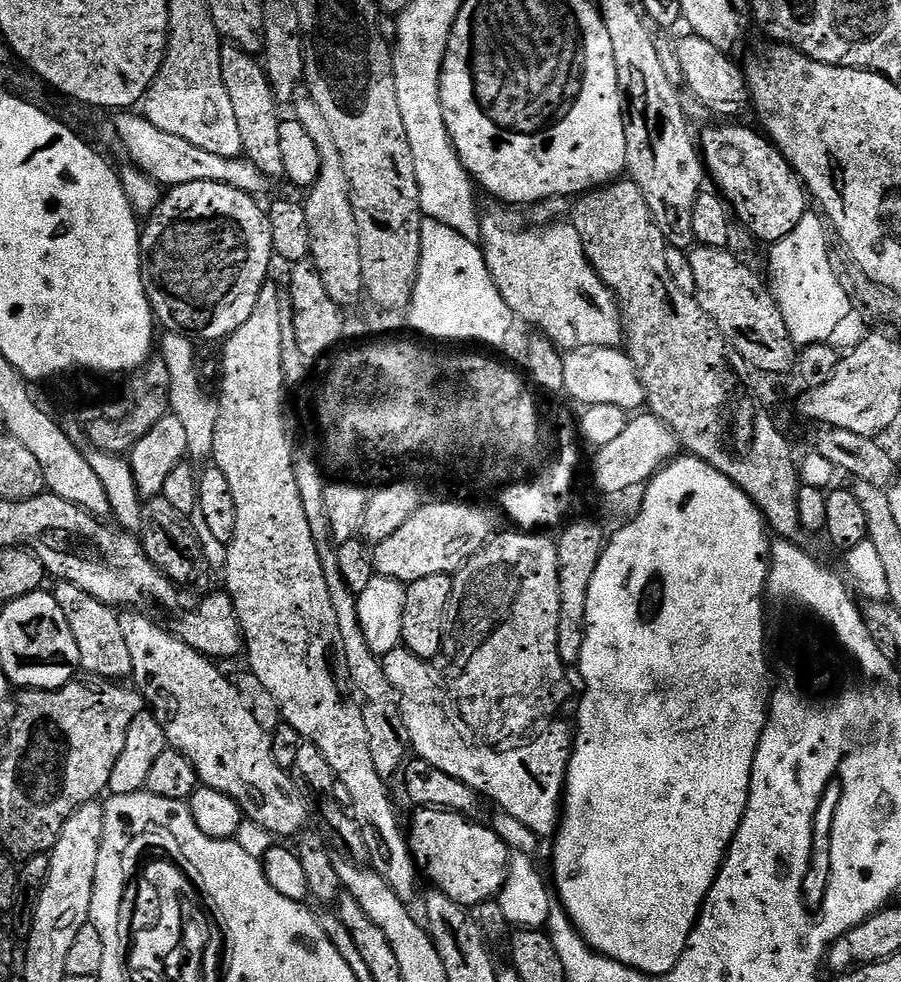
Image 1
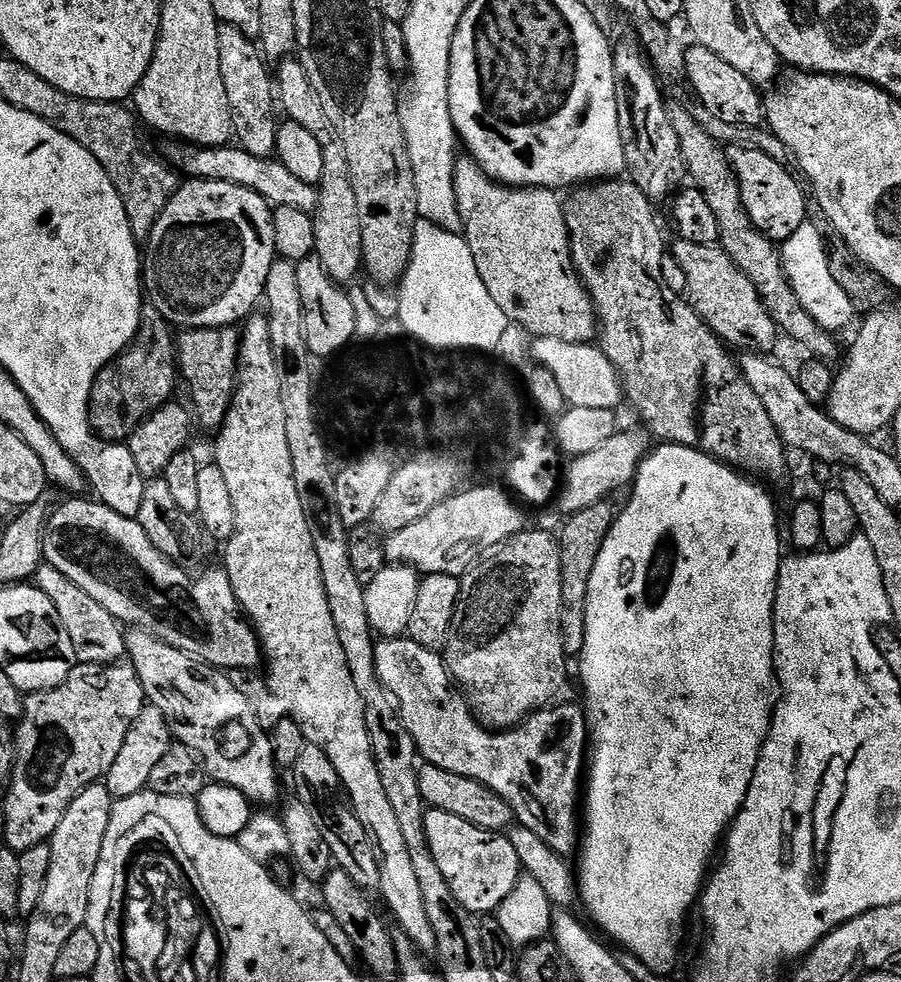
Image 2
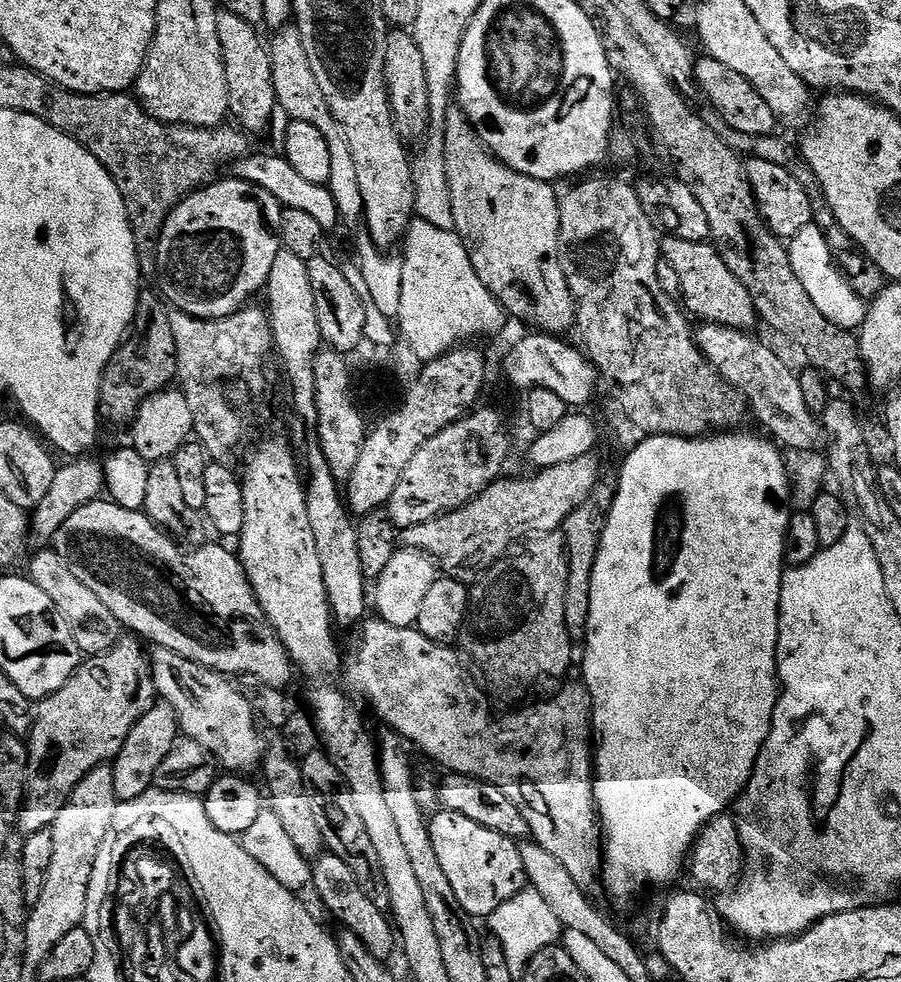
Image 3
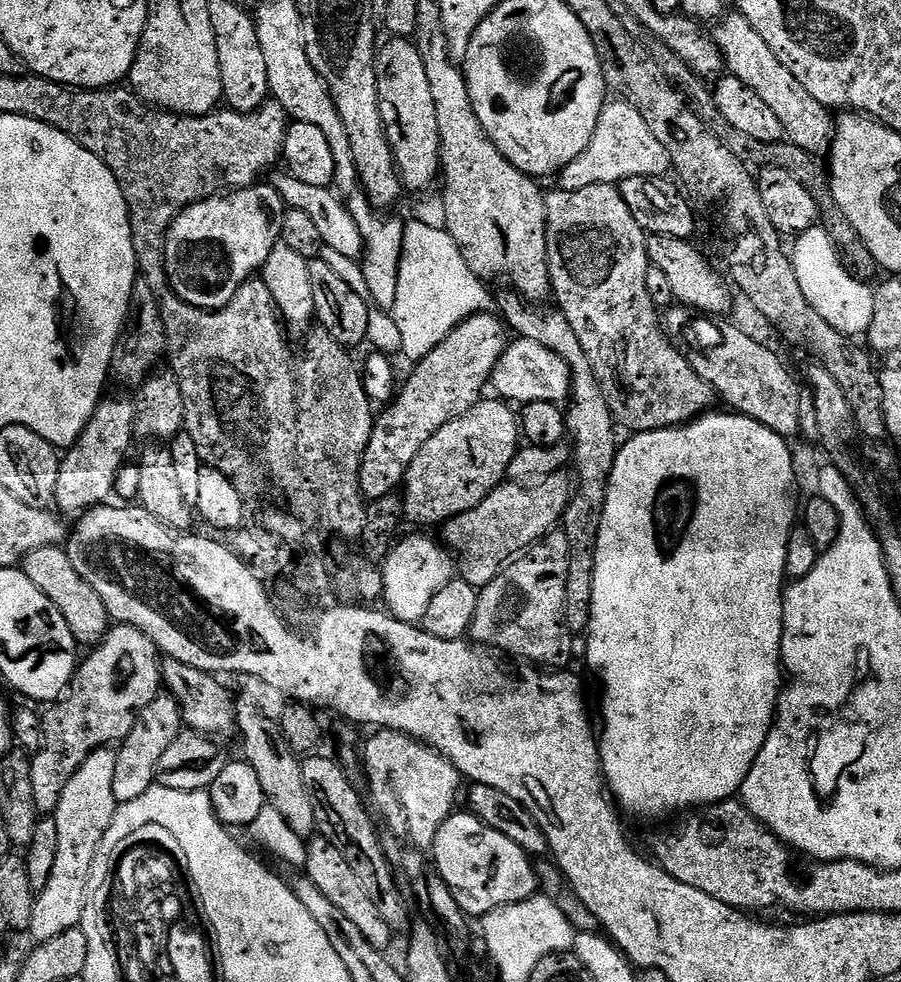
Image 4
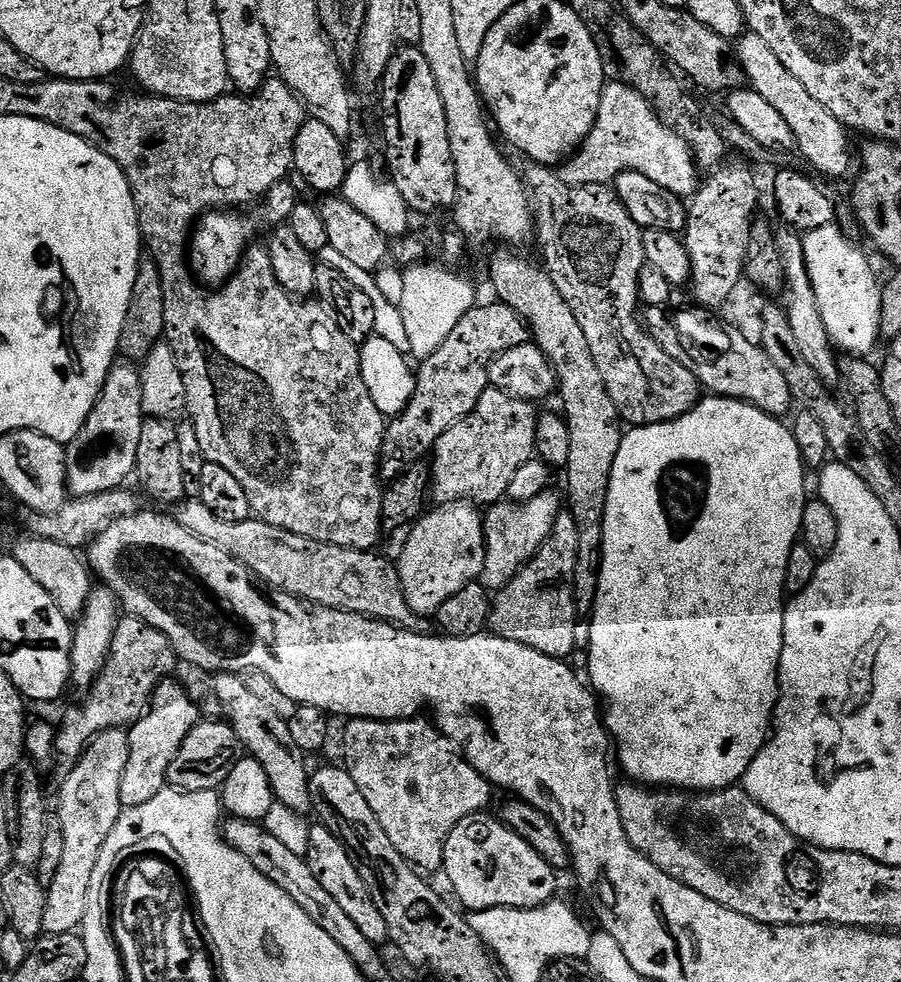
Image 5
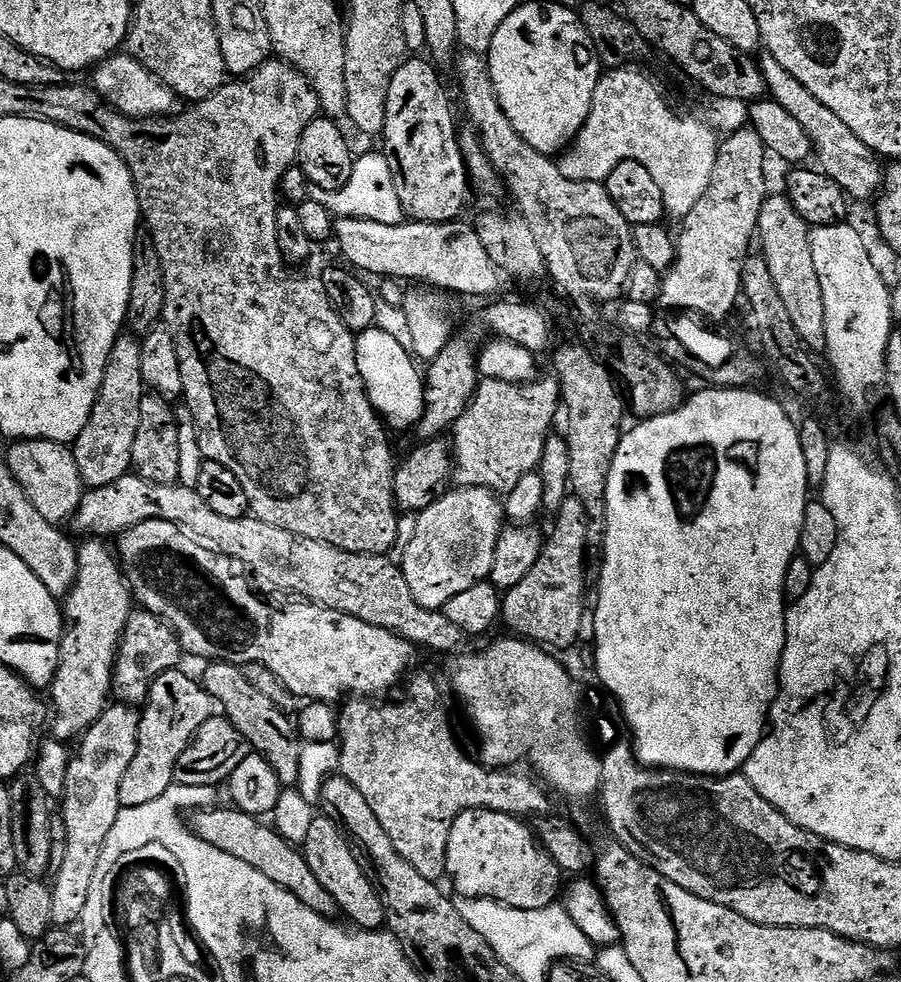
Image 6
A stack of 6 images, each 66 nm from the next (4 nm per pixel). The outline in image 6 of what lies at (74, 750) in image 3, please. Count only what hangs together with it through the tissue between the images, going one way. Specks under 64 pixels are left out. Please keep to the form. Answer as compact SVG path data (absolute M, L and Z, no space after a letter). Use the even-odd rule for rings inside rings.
M133 610L126 622L124 636L120 639L120 652L116 655L116 669L112 672L112 691L117 701L129 706L140 706L148 699L148 691L152 684L170 668L180 668L182 662L182 649L176 631L162 618L143 610Z

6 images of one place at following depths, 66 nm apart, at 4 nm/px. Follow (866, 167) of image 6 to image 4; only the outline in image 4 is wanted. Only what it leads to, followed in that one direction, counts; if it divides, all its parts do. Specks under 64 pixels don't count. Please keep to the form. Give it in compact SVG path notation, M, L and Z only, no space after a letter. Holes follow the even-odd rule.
M729 11L715 25L714 35L727 71L746 82L746 86L750 86L750 90L754 90L754 94L766 102L766 106L777 115L778 122L782 123L787 141L813 154L827 153L834 131L833 113L814 99L806 86L802 86L802 82L798 82L798 78L794 78L794 74L782 66L782 62L778 62L774 50L766 46L766 38L762 38L762 34L750 26L748 19L740 12Z

